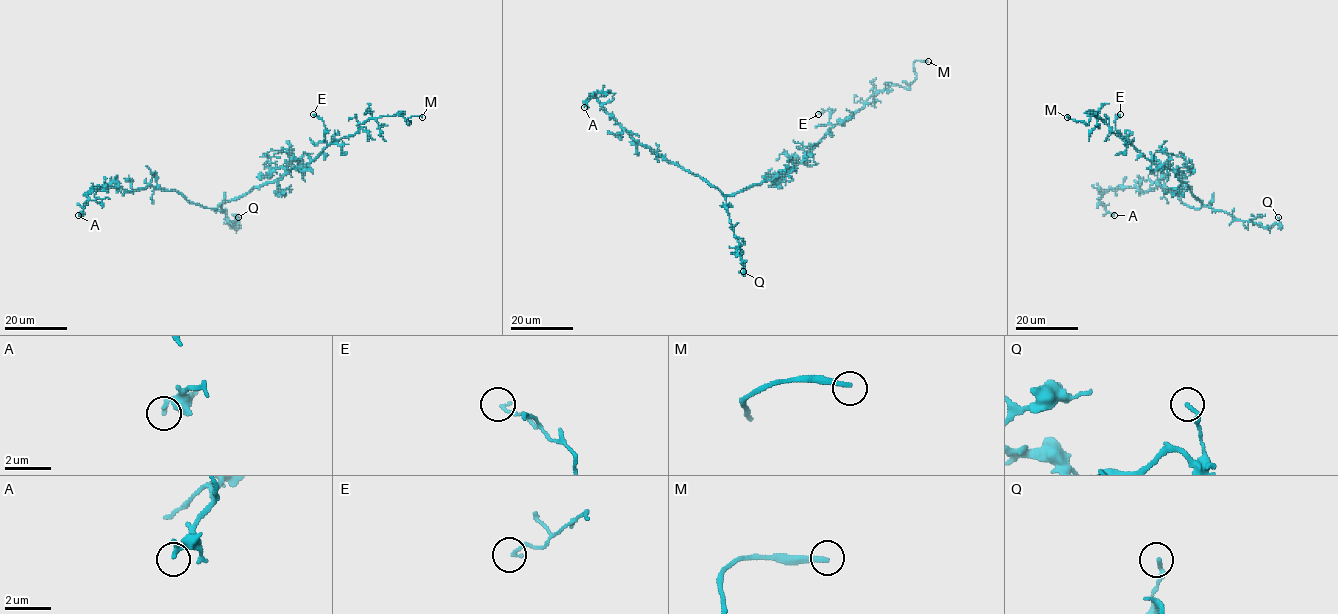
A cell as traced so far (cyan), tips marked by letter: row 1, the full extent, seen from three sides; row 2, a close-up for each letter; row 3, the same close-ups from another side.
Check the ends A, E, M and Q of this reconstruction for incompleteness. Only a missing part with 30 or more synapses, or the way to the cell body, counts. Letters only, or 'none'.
M

